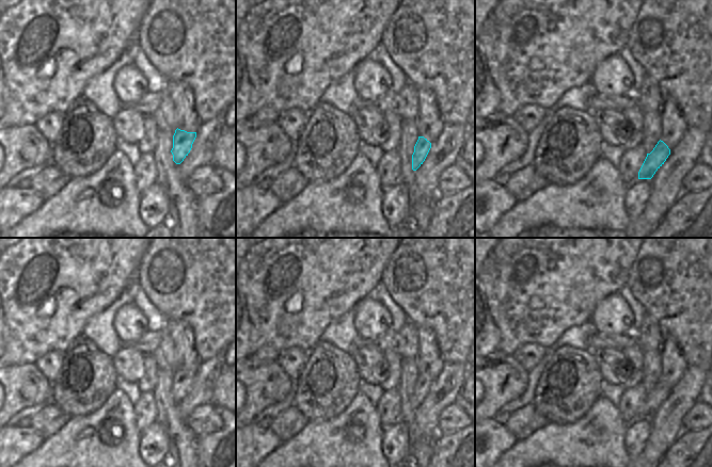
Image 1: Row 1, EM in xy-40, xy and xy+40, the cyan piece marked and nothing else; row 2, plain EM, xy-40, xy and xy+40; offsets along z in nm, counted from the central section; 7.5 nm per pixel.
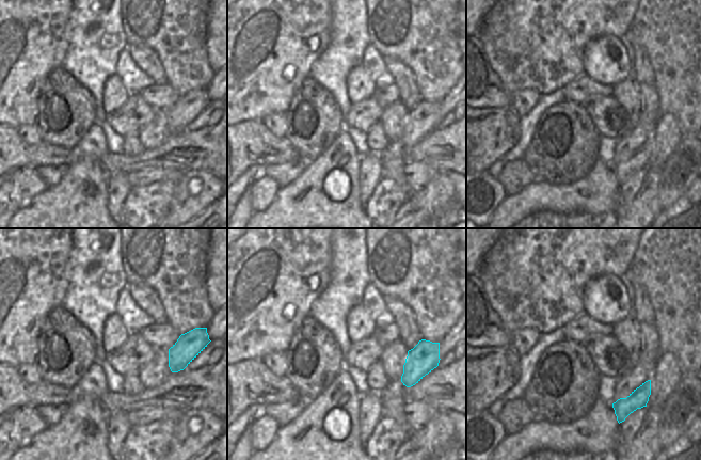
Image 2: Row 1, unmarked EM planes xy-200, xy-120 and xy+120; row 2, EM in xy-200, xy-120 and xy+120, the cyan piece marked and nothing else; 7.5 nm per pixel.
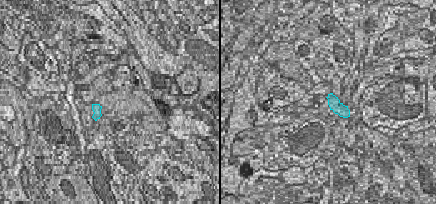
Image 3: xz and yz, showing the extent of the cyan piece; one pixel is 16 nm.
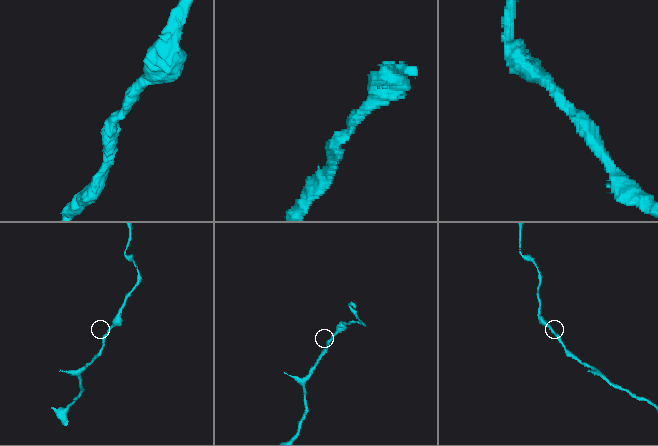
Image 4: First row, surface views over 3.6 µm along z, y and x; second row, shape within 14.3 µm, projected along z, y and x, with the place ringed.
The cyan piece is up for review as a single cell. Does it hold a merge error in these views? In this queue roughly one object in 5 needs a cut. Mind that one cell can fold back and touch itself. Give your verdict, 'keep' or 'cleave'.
keep

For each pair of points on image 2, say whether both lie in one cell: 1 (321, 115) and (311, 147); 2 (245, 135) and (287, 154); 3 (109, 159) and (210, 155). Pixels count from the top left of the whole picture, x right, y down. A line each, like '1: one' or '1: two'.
1: one
2: one
3: one

